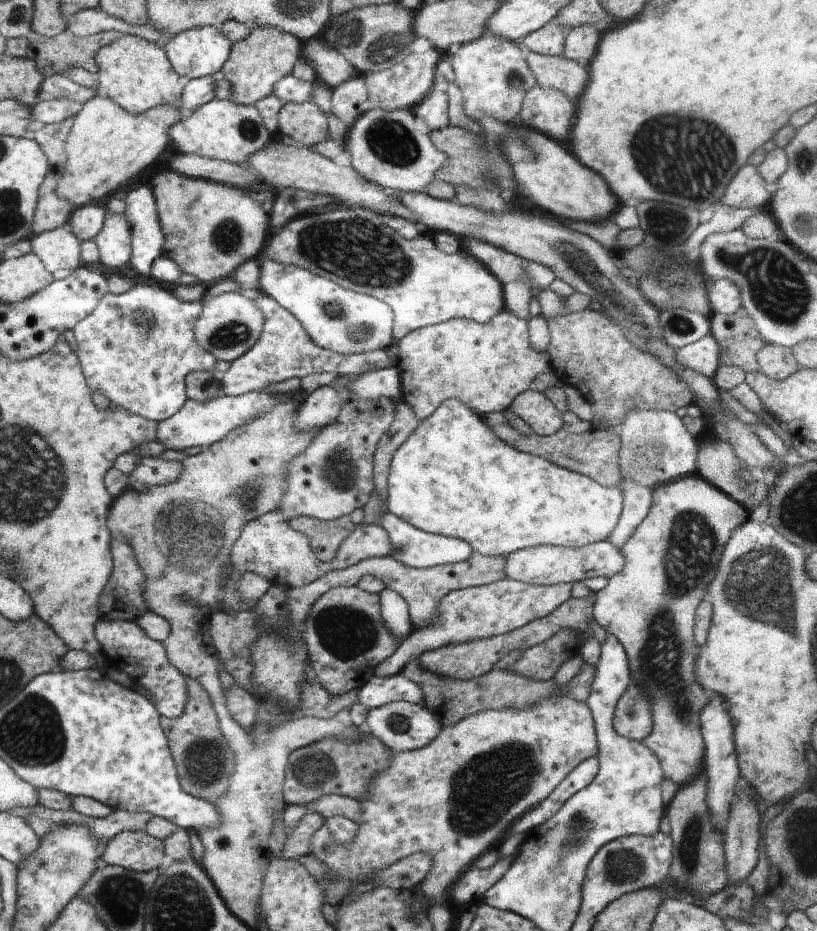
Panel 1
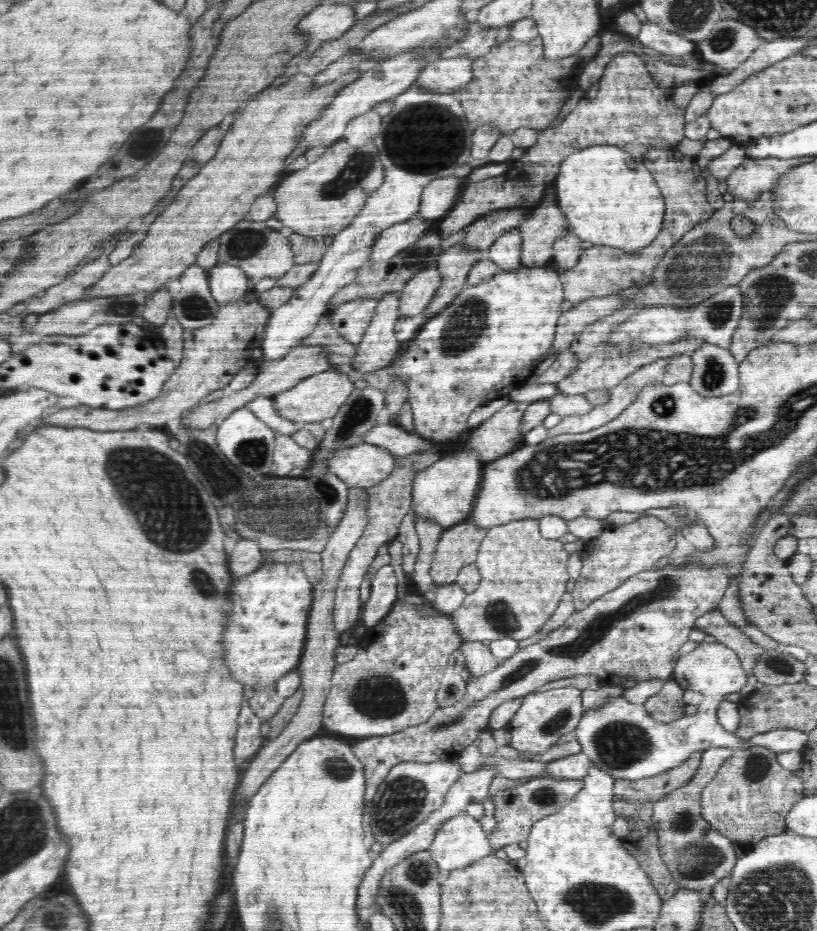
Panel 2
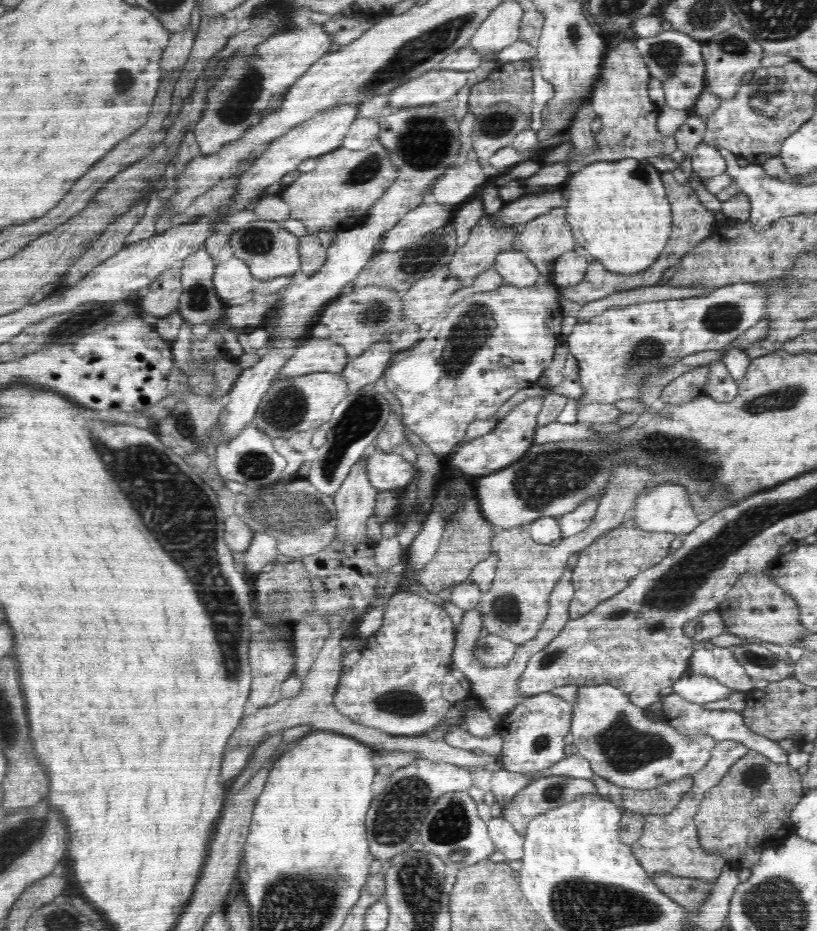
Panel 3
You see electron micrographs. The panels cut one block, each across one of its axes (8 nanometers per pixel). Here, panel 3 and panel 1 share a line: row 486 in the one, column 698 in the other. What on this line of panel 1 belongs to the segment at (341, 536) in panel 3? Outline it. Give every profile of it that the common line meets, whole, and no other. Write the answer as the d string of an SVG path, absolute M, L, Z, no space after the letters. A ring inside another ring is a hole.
M708 333L700 340L676 349L675 361L682 367L712 380L721 365L718 343L711 333Z

